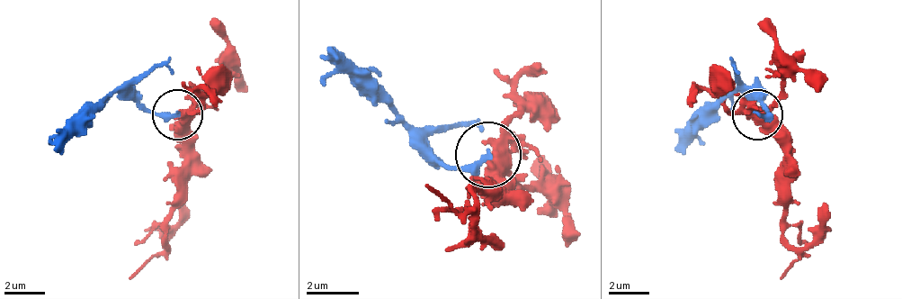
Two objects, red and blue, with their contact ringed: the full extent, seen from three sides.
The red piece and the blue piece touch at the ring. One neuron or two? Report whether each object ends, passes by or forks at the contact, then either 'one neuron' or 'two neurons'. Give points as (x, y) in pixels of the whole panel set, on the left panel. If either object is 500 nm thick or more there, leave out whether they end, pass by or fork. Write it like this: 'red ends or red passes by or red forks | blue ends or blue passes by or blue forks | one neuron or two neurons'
red forks | blue ends | one neuron

